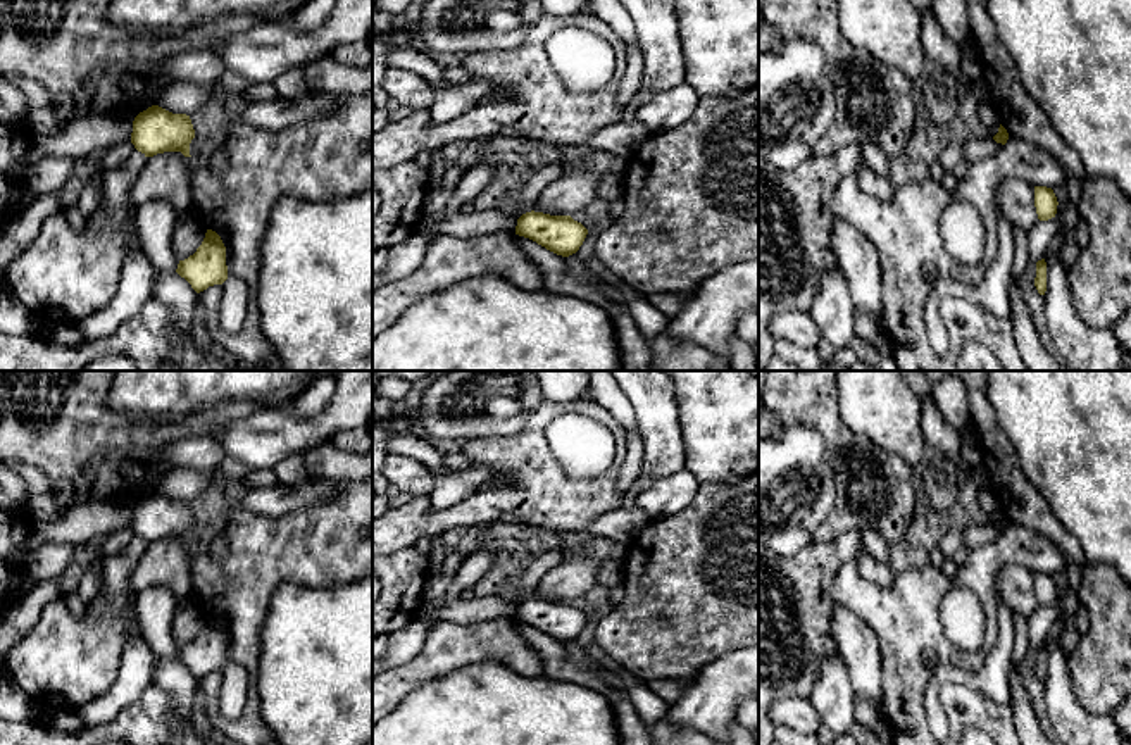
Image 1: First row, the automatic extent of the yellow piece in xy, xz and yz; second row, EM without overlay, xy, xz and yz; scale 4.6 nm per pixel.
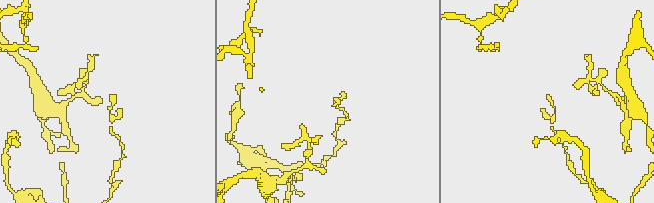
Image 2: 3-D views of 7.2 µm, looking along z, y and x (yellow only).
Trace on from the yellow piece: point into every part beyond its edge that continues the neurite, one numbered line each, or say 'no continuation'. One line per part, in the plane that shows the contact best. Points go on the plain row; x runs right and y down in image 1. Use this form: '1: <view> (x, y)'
no continuation

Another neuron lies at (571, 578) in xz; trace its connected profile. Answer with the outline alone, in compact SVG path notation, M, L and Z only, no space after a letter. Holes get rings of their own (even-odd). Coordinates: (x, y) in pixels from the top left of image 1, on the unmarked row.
M574 555L548 571L538 583L540 598L550 602L572 602L597 583L602 560L590 555Z

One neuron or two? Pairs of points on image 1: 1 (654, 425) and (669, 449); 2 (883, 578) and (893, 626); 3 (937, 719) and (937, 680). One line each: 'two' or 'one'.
1: one
2: two
3: one

